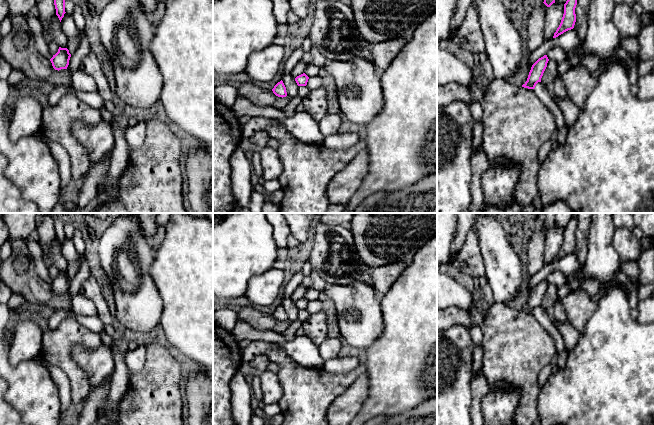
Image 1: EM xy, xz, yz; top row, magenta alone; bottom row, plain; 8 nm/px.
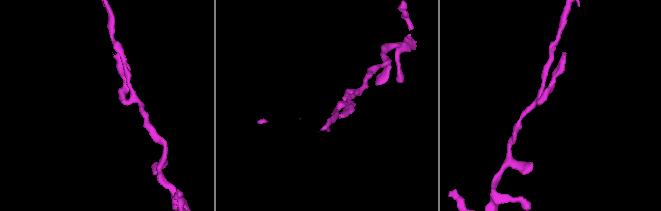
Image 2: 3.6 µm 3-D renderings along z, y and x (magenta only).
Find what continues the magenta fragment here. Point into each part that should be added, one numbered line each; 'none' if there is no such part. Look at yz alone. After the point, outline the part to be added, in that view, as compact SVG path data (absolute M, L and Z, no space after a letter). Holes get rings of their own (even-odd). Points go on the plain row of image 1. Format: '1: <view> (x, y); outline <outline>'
none

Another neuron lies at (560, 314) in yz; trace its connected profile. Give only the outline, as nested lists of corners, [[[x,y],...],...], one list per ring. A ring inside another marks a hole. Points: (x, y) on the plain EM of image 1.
[[[559,298],[557,299],[553,308],[554,308],[554,315],[556,320],[563,323],[569,323],[568,317],[566,315],[565,310],[563,309],[561,305],[561,300]]]

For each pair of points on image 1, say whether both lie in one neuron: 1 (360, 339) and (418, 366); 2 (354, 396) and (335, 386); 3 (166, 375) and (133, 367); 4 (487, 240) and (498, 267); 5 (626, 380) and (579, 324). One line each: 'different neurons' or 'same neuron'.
1: different neurons
2: different neurons
3: different neurons
4: same neuron
5: different neurons

